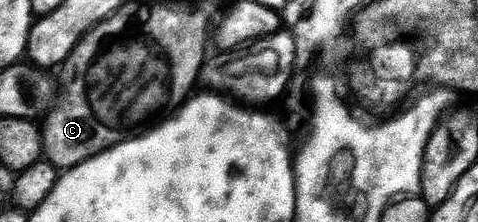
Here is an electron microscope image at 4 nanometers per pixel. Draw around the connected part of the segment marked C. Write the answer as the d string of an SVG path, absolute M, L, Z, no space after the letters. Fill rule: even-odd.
M97 30L89 31L80 41L80 45L76 45L76 49L64 64L62 79L60 75L60 98L44 119L42 133L44 155L59 169L75 167L94 155L108 151L108 133L96 123L96 113L90 111L86 103L86 95L88 95L86 91L92 91L90 89L92 83L88 81L90 61L96 59L100 53L104 53L104 46L98 51L92 51L96 45L104 45L103 36Z

